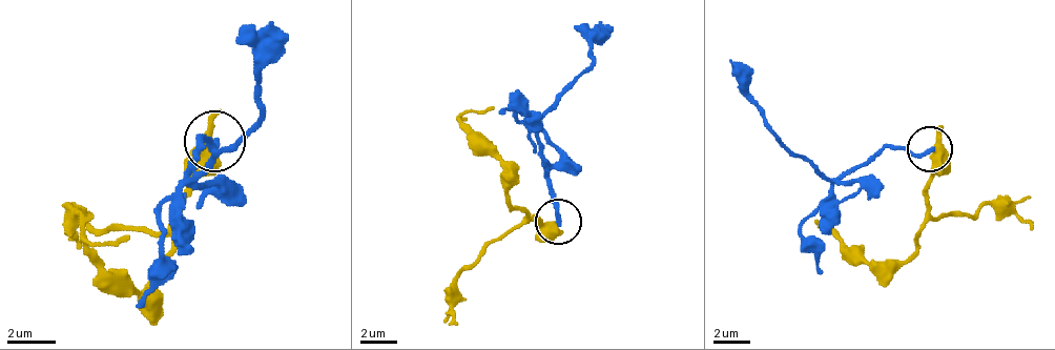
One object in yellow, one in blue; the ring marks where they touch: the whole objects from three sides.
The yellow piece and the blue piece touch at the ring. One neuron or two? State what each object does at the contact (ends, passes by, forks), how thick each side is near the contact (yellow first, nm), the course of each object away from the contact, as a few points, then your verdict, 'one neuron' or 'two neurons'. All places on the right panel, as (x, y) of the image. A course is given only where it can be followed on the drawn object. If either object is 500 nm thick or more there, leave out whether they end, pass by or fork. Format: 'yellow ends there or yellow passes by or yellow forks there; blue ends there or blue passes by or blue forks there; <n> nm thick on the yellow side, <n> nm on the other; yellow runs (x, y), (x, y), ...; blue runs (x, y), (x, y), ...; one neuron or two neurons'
yellow passes by; blue ends there; 400 nm thick on the yellow side, 240 nm on the other; yellow runs (928, 148), (928, 221), (901, 263), (869, 263), (827, 226), (813, 221); blue runs (928, 148), (887, 148), (836, 180), (823, 180), (772, 129), (749, 79), (731, 61); two neurons

